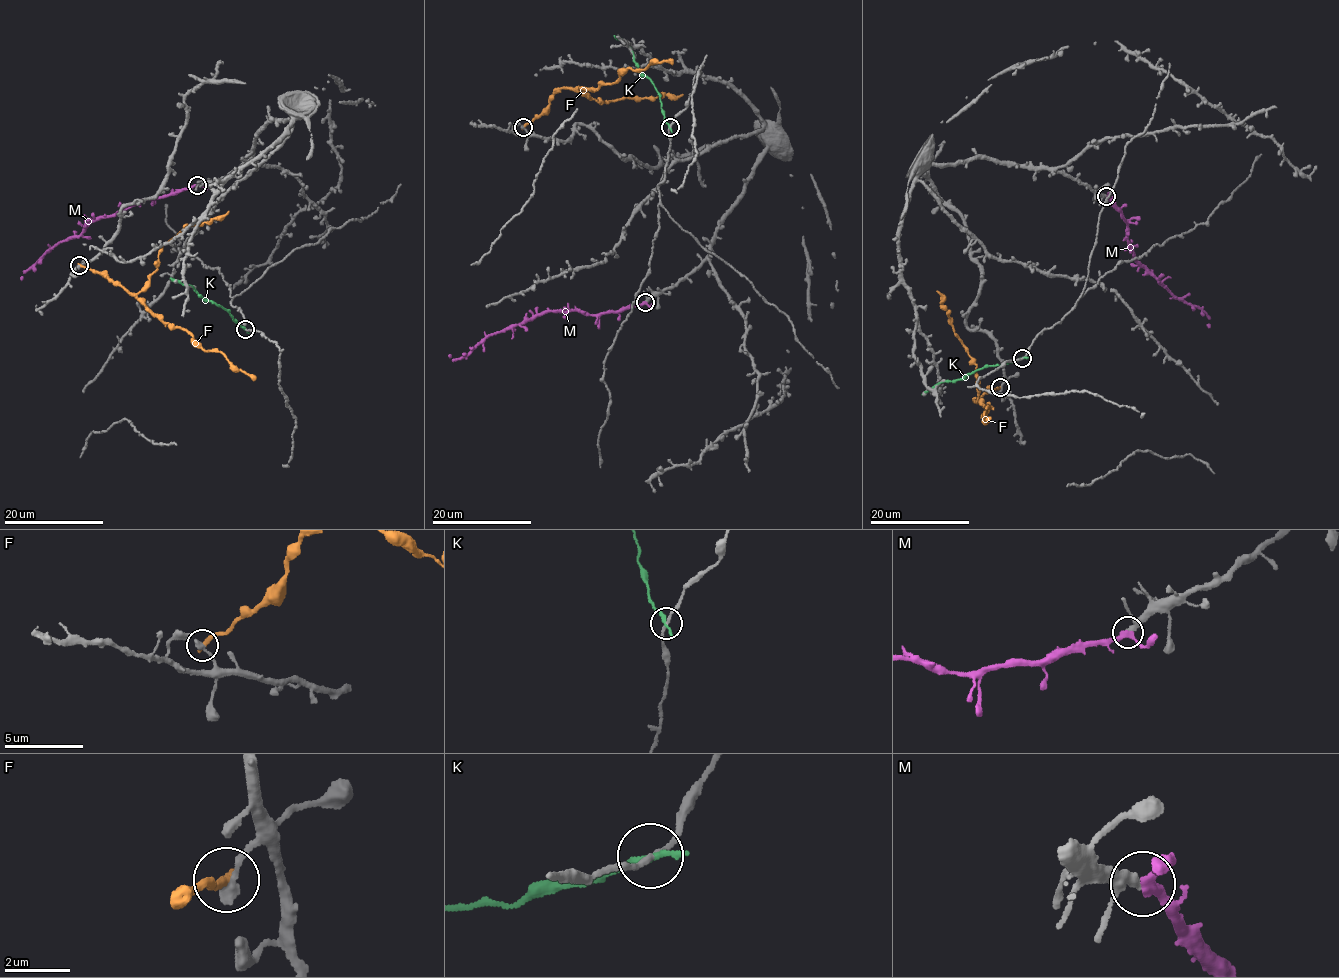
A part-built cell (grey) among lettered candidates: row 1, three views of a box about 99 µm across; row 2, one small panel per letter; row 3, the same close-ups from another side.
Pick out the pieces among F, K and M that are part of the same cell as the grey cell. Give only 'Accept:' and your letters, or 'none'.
Accept: M

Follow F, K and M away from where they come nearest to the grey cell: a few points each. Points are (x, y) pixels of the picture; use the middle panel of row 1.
F: (523, 127), (564, 87), (594, 90), (612, 84), (629, 68), (673, 63)
K: (670, 127), (653, 82), (639, 71), (631, 49), (614, 36)
M: (645, 302), (587, 315), (576, 311), (540, 313), (491, 334), (462, 357), (452, 359), (449, 354)

